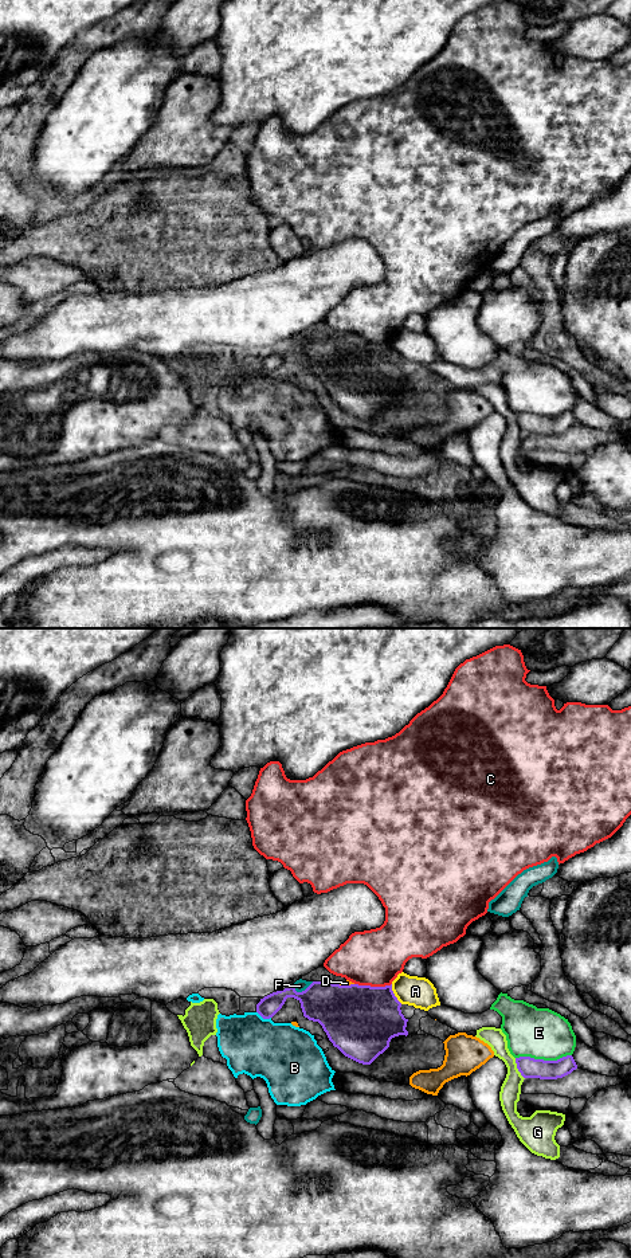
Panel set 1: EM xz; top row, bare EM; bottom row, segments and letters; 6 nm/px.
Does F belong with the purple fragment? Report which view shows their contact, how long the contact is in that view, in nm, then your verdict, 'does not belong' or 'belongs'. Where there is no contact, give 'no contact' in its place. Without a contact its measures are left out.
xz | 140 nm | does not belong

